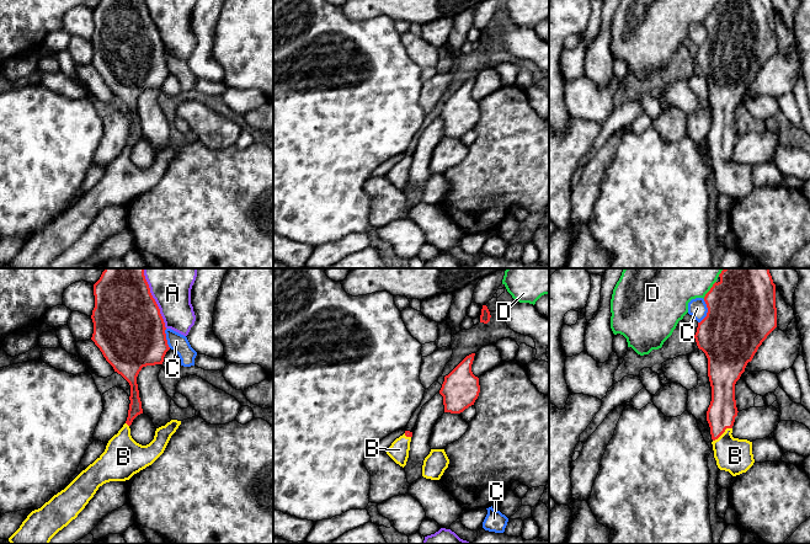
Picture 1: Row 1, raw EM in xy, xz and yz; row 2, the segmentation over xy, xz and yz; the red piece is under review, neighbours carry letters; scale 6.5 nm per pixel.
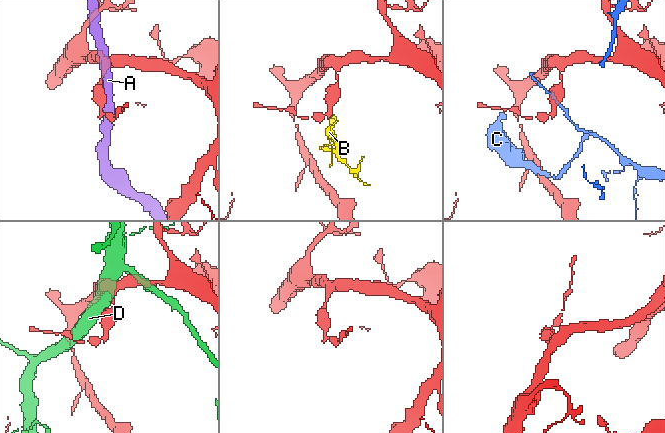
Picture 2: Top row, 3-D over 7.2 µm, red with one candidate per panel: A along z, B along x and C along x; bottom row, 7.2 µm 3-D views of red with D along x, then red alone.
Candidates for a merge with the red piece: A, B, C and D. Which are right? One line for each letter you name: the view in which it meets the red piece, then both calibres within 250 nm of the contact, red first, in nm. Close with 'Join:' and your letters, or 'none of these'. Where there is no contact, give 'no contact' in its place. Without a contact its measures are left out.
B: meets red in yz; 190 nm thick on the red side, 220 nm on the other
Join: B

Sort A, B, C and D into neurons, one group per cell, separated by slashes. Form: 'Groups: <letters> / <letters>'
Groups: A / B / C / D

